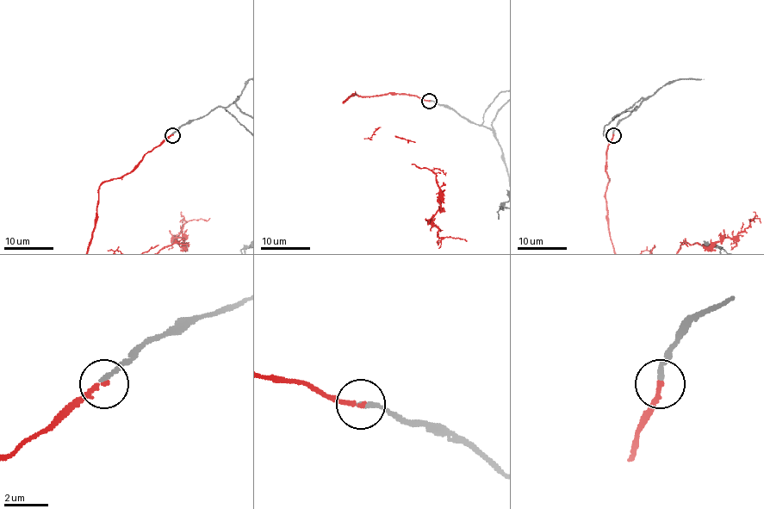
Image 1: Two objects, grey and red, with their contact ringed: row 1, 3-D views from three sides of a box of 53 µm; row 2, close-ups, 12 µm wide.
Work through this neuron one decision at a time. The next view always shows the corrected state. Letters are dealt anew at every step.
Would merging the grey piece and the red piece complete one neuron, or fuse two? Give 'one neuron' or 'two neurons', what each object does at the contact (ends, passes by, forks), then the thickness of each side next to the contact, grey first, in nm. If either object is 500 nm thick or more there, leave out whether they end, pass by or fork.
one neuron; grey ends; red ends; calibres 220 and 190 nm

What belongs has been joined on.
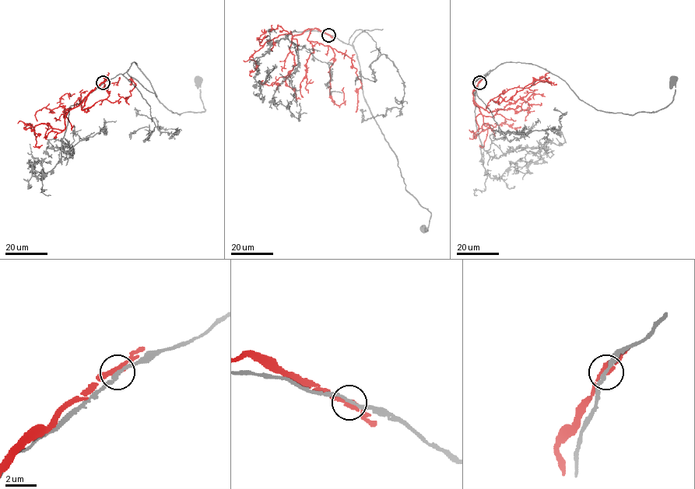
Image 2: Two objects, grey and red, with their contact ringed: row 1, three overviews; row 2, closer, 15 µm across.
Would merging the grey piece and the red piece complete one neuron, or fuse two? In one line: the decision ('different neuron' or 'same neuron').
different neuron

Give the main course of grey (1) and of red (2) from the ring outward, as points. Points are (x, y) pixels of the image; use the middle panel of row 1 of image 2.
1: (328, 34), (349, 44), (356, 54), (365, 101), (394, 154), (405, 189), (431, 214), (426, 230), (425, 228)
2: (328, 34), (315, 28), (307, 40), (330, 47), (335, 54), (330, 90), (336, 105), (343, 102), (343, 87)

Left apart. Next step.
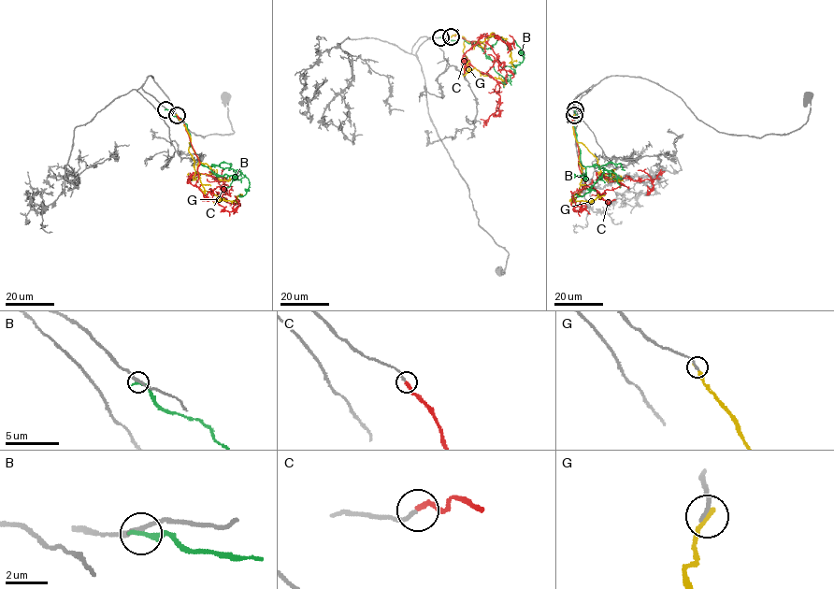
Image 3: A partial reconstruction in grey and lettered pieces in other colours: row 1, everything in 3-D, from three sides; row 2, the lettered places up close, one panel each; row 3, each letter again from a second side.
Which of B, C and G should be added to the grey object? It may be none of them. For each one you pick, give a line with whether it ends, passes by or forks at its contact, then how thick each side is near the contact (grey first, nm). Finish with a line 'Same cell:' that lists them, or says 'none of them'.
C: it ends there; 160 nm thick on the grey side, 200 nm on the other
Same cell: C

